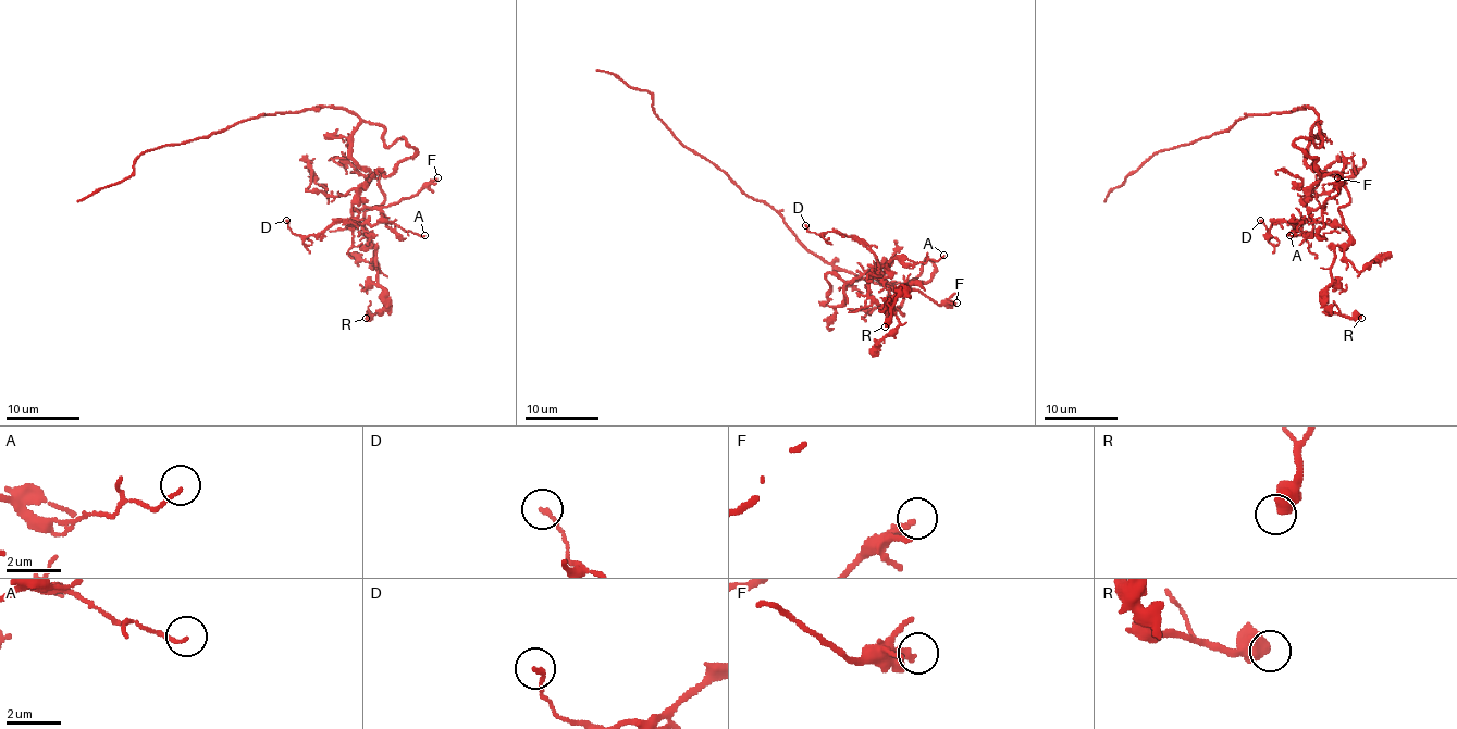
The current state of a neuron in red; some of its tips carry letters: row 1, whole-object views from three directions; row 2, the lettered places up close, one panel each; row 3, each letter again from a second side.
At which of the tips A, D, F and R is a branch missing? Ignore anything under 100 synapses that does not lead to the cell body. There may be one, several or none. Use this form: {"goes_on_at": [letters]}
{"goes_on_at": []}

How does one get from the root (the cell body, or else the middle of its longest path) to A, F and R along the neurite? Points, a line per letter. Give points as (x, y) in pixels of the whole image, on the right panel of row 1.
A: (1304, 106), (1317, 115), (1306, 163), (1319, 180), (1306, 200), (1308, 217), (1293, 224), (1298, 225), (1289, 235)
F: (1304, 106), (1317, 115), (1306, 163), (1319, 172), (1306, 206), (1322, 207), (1340, 190), (1337, 177)
R: (1304, 106), (1317, 115), (1306, 163), (1319, 172), (1306, 209), (1350, 236), (1334, 249), (1326, 303), (1361, 318)

